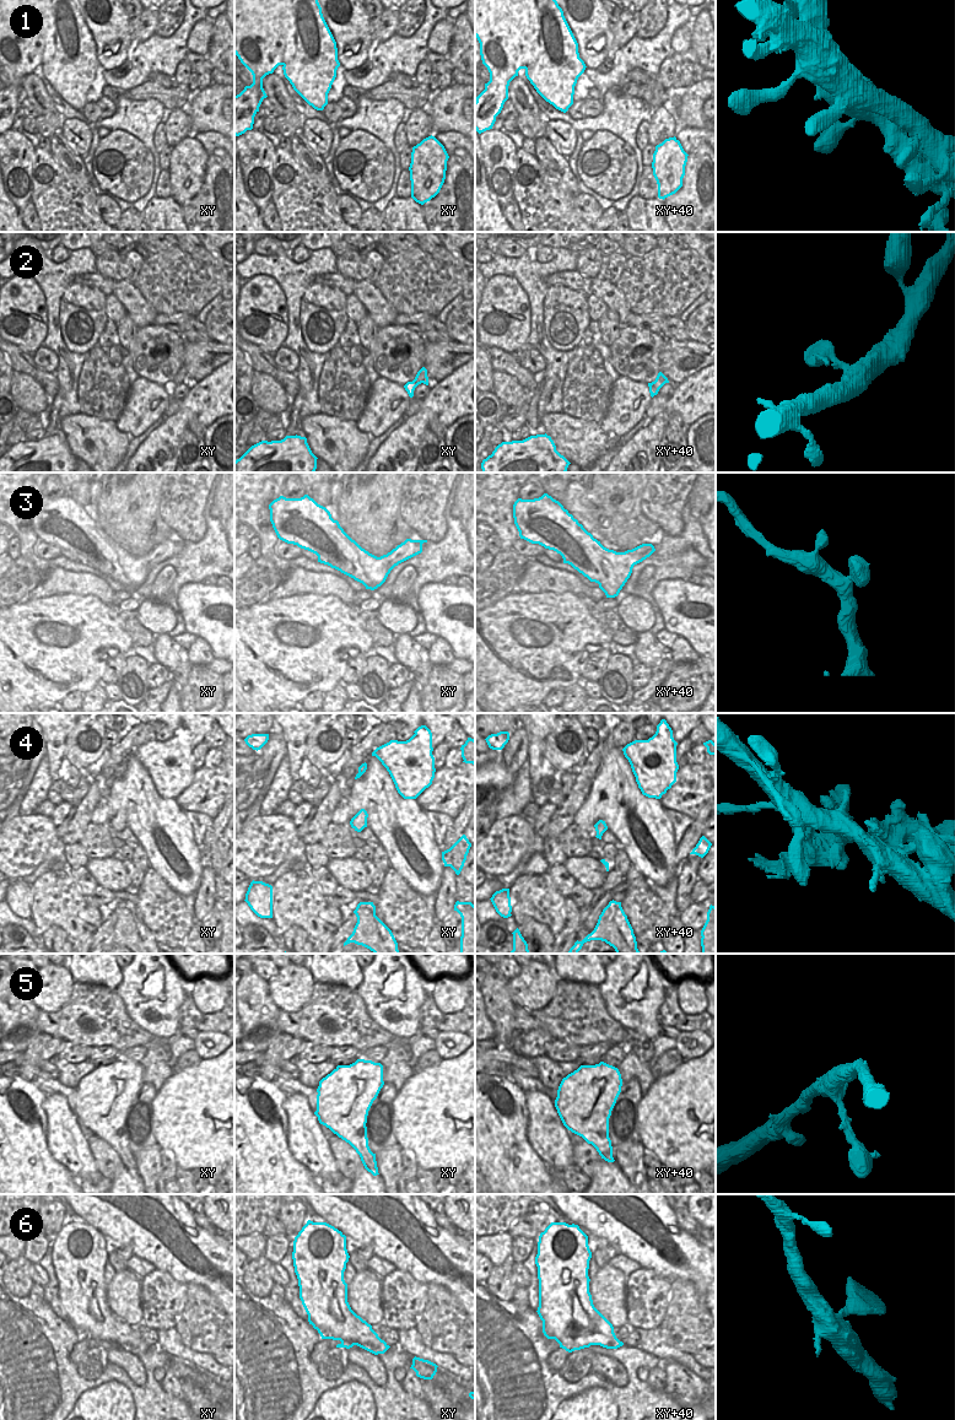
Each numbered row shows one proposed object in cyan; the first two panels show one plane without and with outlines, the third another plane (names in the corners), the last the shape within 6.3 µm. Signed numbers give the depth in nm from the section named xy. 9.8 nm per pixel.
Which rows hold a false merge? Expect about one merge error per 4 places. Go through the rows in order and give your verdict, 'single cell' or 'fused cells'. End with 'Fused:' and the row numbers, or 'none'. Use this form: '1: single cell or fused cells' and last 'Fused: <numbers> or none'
1: fused cells
2: single cell
3: single cell
4: fused cells
5: single cell
6: single cell
Fused: 1, 4

